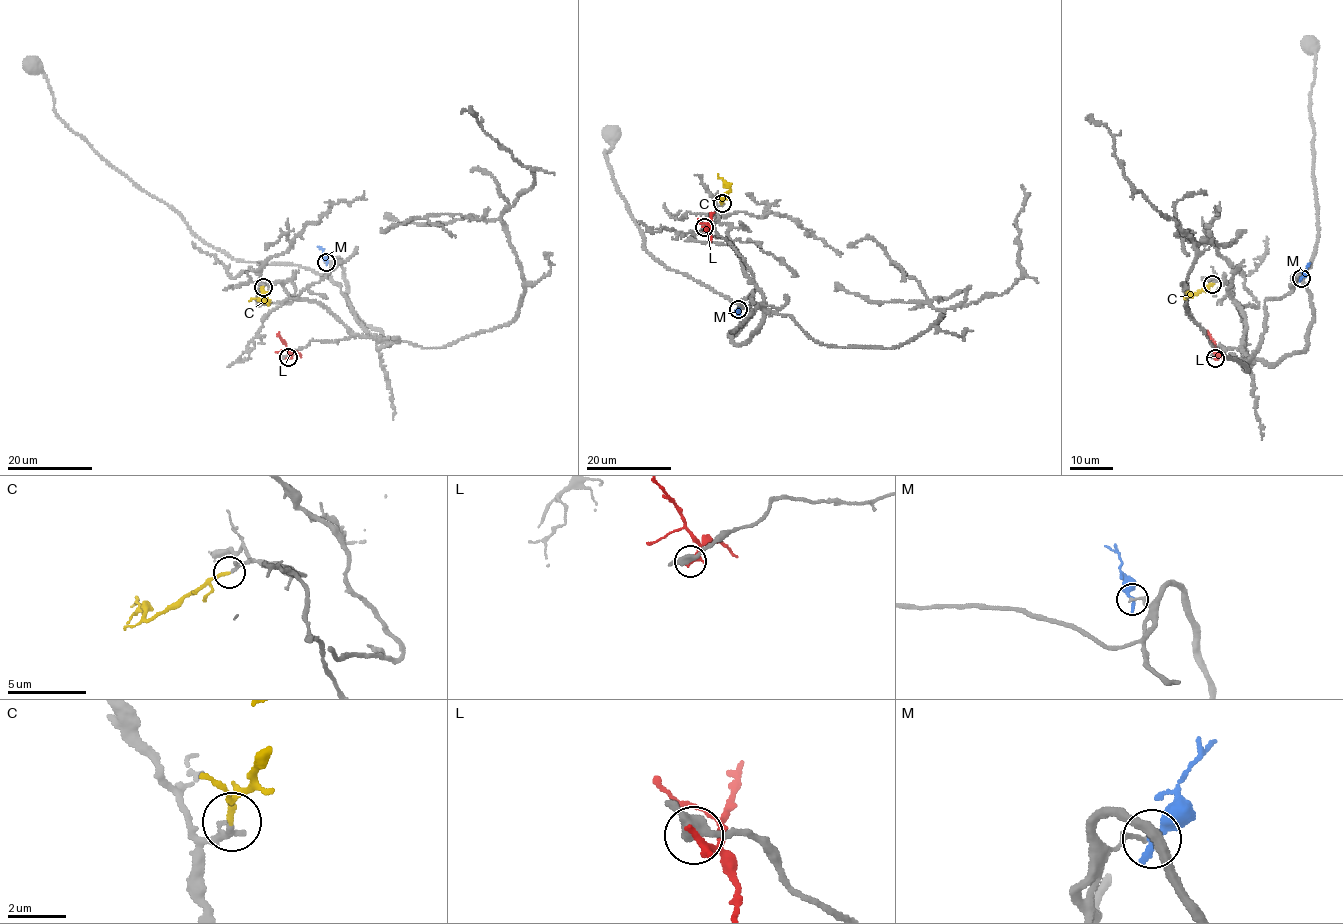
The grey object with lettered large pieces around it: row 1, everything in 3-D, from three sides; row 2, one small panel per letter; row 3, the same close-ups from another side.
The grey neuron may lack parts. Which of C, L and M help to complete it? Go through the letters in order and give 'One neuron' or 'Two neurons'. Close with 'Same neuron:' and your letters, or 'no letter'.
C: One neuron
L: Two neurons
M: Two neurons
Same neuron: C

